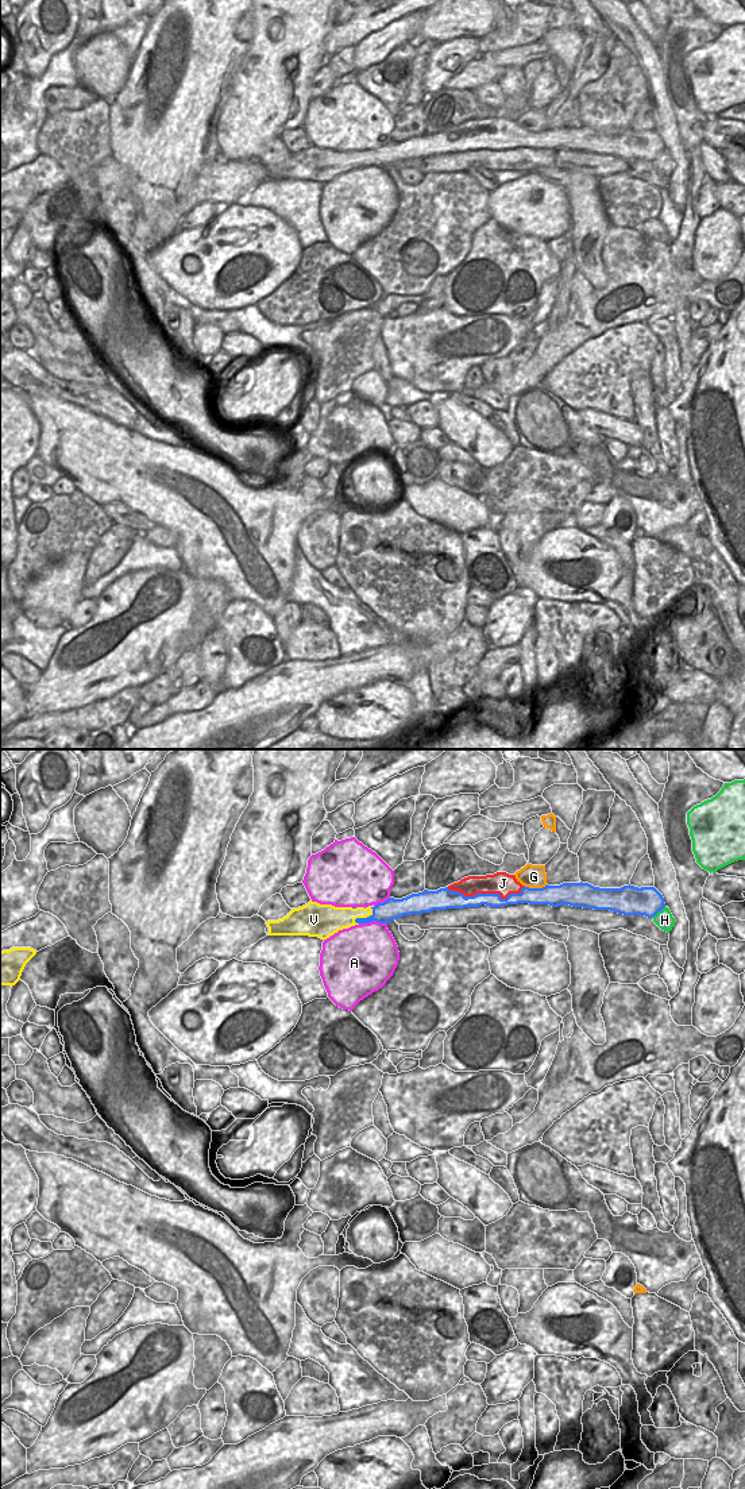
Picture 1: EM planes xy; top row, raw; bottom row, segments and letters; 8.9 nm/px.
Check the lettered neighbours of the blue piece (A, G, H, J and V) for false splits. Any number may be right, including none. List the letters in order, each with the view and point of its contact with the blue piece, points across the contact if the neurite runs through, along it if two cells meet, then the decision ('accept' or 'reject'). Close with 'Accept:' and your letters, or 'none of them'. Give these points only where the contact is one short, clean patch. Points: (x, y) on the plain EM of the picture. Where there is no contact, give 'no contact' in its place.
A: meets blue in xy at (373, 164); reject
G: meets blue in xy at (535, 132); reject
H: meets blue in xy at (657, 155); reject
J: meets blue in xy at (486, 138); reject
V: meets blue in xy at (365, 162); accept
Accept: V

